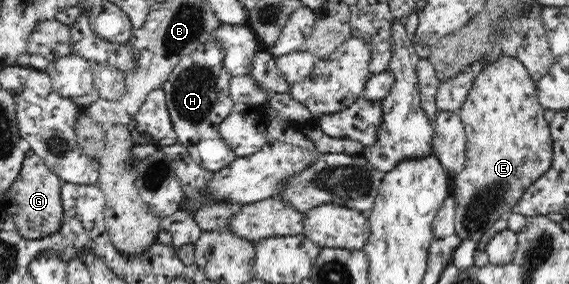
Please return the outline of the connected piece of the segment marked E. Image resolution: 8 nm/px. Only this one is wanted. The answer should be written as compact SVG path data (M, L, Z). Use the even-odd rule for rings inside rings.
M499 57L487 65L474 80L466 102L457 111L465 128L467 138L466 161L460 174L451 175L450 195L456 202L454 215L453 243L470 239L478 243L482 234L498 221L499 217L515 210L522 194L537 181L550 167L552 161L550 127L544 119L544 107L539 103L536 82L530 78L518 58Z

